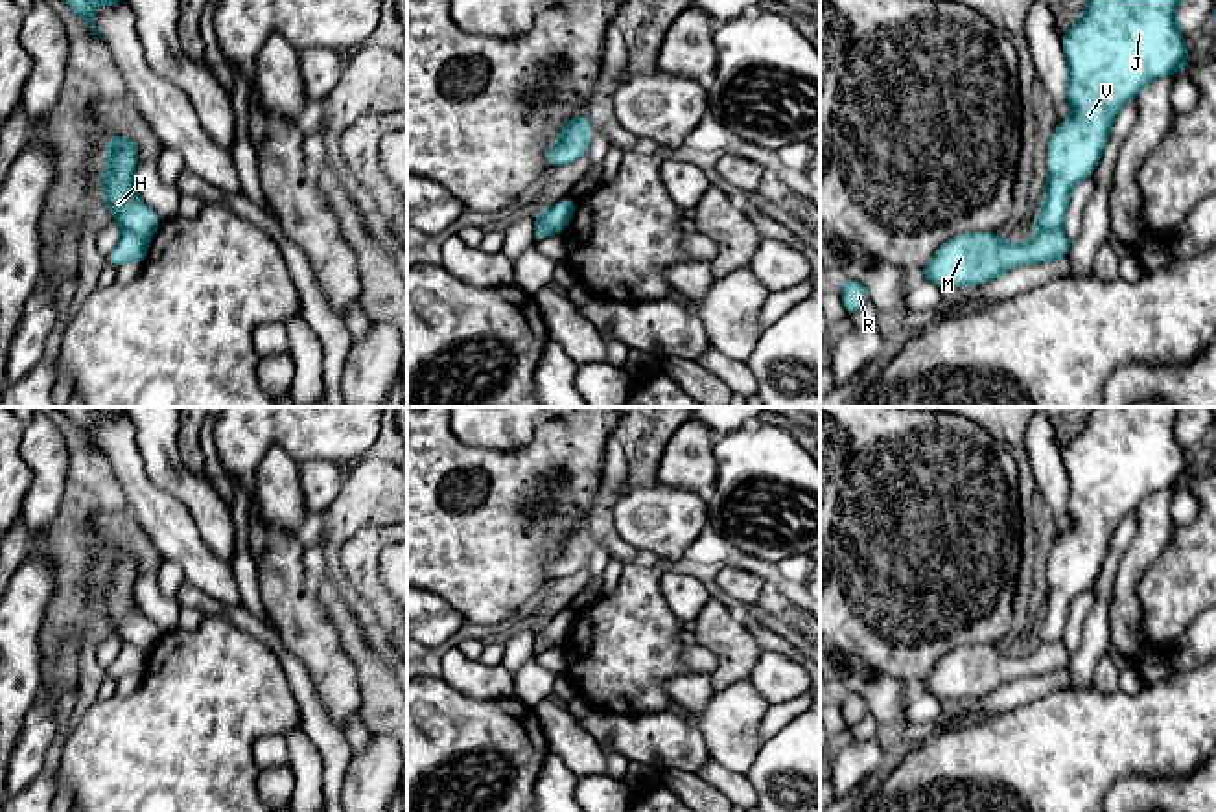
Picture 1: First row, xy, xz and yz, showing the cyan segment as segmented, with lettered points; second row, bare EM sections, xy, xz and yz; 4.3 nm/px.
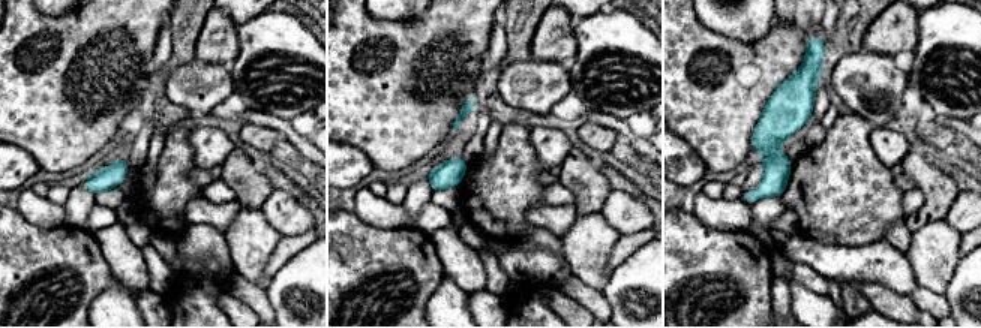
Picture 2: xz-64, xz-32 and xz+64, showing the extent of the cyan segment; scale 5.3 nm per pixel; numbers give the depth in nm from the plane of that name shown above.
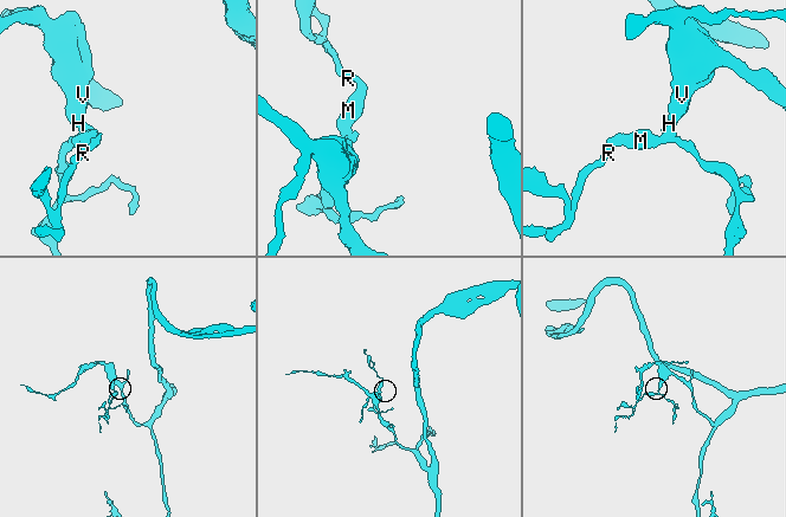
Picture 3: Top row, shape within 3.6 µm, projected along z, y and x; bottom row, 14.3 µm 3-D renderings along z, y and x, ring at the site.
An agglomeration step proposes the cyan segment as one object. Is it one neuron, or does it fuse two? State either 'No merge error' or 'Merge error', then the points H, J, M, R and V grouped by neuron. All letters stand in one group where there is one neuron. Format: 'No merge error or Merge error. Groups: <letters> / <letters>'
Merge error. Groups: H J V / M R

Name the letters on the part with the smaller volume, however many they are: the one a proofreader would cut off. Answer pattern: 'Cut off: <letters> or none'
Cut off: M, R

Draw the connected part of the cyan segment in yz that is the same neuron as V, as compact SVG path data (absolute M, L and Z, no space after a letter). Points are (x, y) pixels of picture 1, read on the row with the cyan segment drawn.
M1087 0L1085 11L1061 39L1069 66L1065 101L1072 107L1046 147L1046 190L1035 232L1059 230L1072 188L1094 175L1118 110L1153 79L1183 72L1190 53L1177 29L1177 0Z

